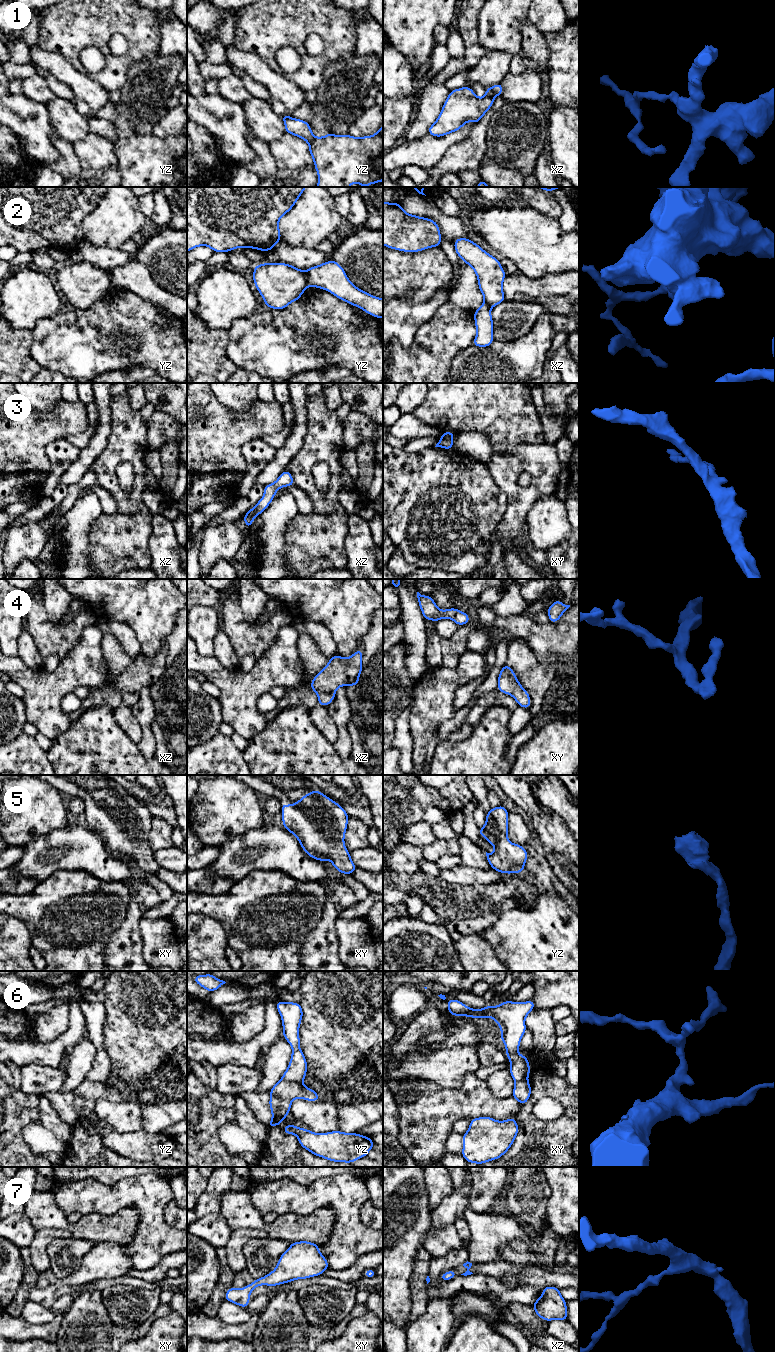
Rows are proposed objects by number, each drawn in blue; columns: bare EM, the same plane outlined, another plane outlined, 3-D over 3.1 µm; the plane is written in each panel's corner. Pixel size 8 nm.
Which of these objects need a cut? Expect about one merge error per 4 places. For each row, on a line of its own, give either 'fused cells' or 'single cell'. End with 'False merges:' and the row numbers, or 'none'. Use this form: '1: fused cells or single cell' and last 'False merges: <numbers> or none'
1: fused cells
2: fused cells
3: single cell
4: single cell
5: single cell
6: fused cells
7: single cell
False merges: 1, 2, 6

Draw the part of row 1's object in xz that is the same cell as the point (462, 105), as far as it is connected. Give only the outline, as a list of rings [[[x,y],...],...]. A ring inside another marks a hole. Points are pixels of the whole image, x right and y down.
[[[468,86],[450,91],[442,107],[441,113],[439,114],[439,117],[428,128],[428,134],[435,137],[442,137],[449,133],[460,130],[462,126],[469,121],[477,124],[482,119],[484,114],[492,107],[494,98],[496,96],[497,95],[490,87],[486,88],[485,96],[482,98],[478,98],[474,91]]]

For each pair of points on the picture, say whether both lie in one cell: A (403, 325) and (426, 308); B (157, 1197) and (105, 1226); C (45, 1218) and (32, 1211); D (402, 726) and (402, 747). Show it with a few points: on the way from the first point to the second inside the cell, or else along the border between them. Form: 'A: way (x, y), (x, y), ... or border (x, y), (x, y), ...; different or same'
A: way (409, 319), (420, 313); same
B: border (112, 1214), (134, 1209), (138, 1214), (135, 1234); different
C: way (42, 1215), (35, 1211); same
D: way (402, 731), (402, 742); same

